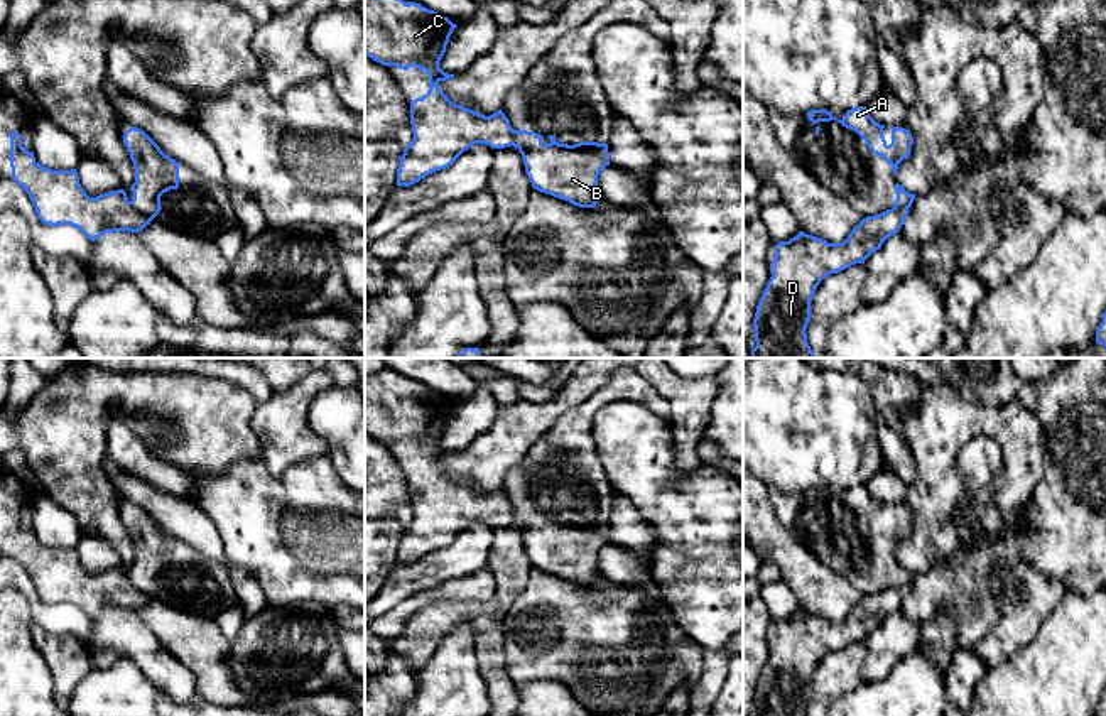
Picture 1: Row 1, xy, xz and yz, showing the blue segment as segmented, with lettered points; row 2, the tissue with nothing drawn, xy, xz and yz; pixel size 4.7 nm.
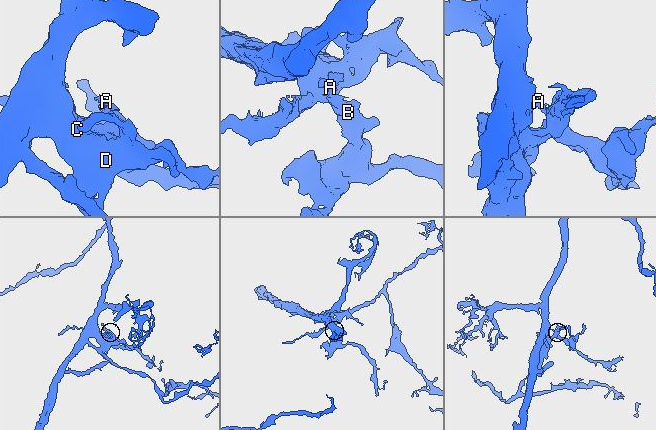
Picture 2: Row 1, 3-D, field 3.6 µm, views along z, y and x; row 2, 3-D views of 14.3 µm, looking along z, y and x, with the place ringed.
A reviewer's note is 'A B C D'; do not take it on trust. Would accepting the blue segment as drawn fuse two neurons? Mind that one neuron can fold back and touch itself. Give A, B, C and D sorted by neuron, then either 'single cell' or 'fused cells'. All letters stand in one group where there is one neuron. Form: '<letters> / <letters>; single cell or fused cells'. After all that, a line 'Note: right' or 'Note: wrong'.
A B / C D; fused cells
Note: wrong

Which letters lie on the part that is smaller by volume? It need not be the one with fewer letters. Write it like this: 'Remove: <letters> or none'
Remove: A, B

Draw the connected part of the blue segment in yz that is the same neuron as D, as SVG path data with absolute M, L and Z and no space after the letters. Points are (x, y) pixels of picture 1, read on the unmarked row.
M892 586L866 594L843 621L827 621L804 610L777 621L772 655L753 697L755 716L807 716L811 679L821 659L865 642L888 615L900 610L907 593L908 586Z

